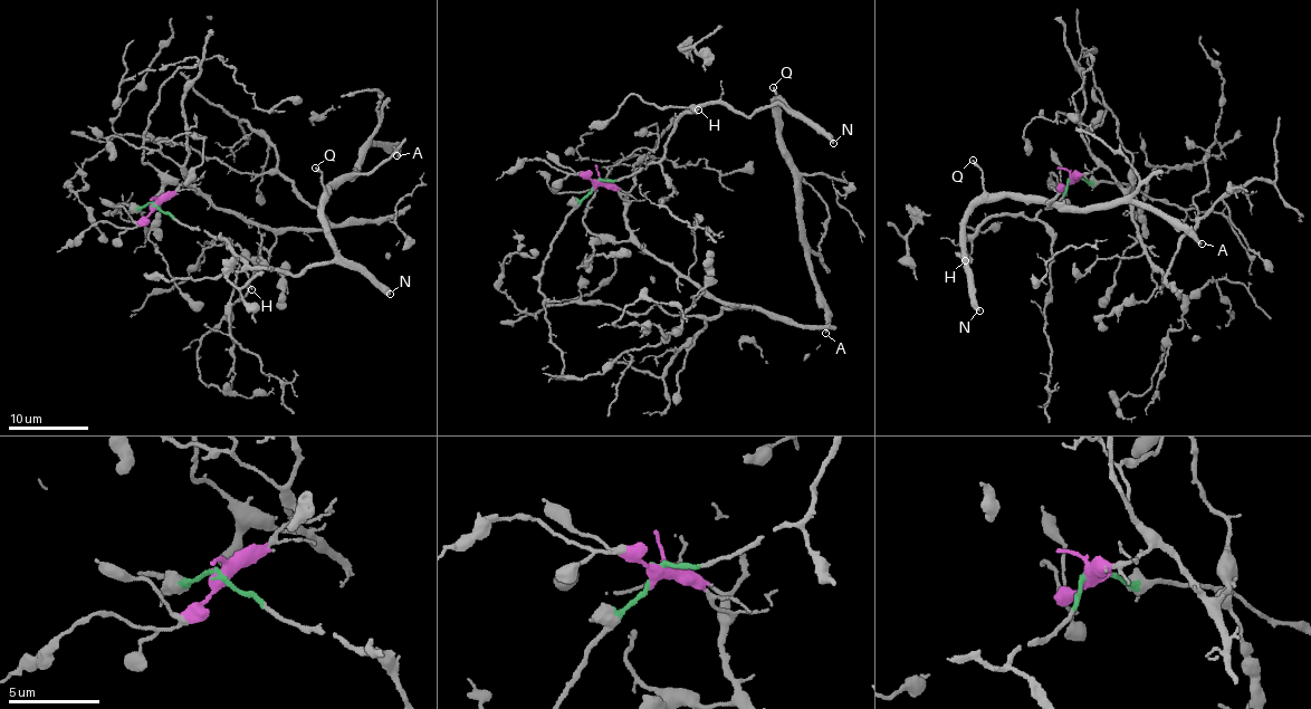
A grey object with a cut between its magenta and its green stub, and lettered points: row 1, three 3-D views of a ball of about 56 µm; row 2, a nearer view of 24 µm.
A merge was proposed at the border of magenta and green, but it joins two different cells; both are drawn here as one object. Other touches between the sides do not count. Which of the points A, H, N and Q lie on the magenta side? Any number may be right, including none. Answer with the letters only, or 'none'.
none

